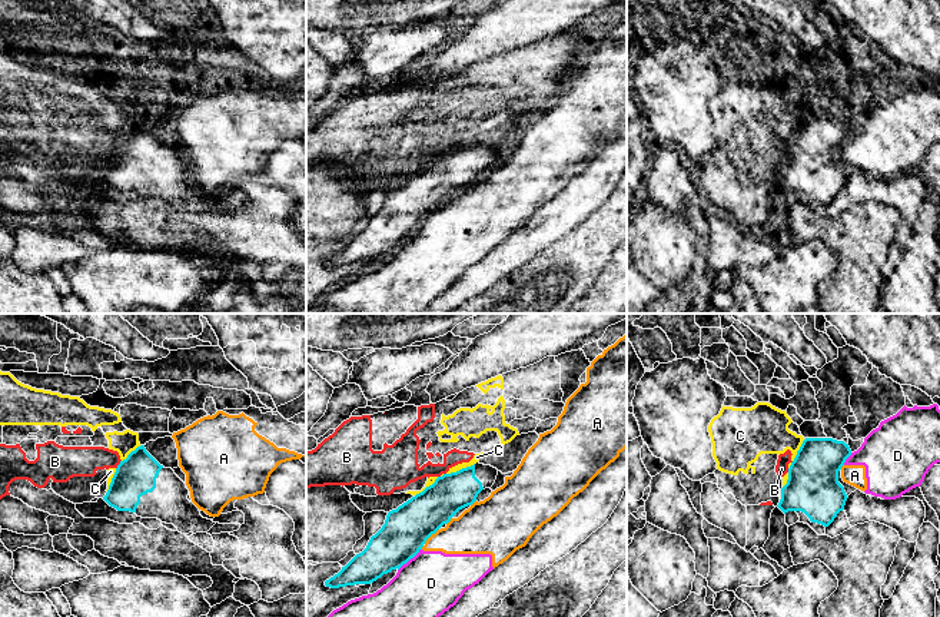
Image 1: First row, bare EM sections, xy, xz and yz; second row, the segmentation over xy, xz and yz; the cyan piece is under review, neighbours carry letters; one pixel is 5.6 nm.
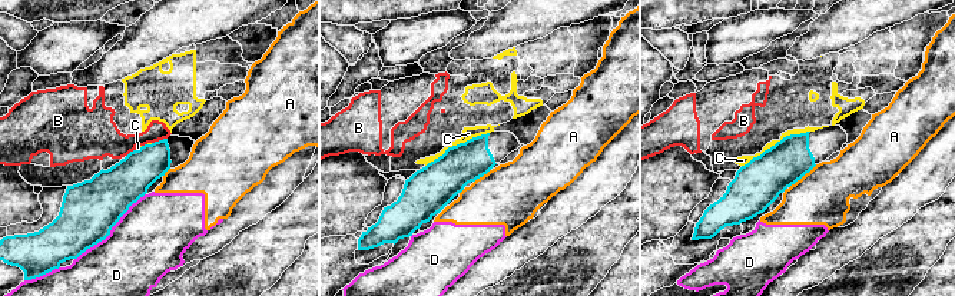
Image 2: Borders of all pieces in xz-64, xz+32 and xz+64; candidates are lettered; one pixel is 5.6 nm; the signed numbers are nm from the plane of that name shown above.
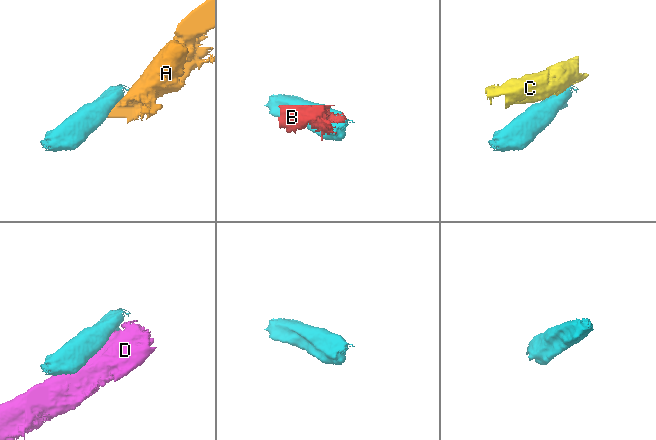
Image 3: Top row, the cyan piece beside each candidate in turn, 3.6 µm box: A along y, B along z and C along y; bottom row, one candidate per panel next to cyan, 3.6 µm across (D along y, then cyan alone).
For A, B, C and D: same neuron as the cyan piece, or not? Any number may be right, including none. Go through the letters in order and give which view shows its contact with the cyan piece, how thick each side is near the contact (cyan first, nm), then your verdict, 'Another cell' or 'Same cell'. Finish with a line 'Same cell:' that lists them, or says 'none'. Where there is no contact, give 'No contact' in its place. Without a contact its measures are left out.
A: Touches cyan in xz. Thickness 260 nm (cyan) against 260 nm. Another cell
B: Touches cyan in xy. Thickness 220 nm (cyan) against 180 nm. Another cell
C: Touches cyan in xz. Thickness 220 nm (cyan) against 40 nm. Another cell
D: Touches cyan in xz. Thickness 260 nm (cyan) against 360 nm. Another cell
Same cell: none

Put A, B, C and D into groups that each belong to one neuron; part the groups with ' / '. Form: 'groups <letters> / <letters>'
groups A D / B C

